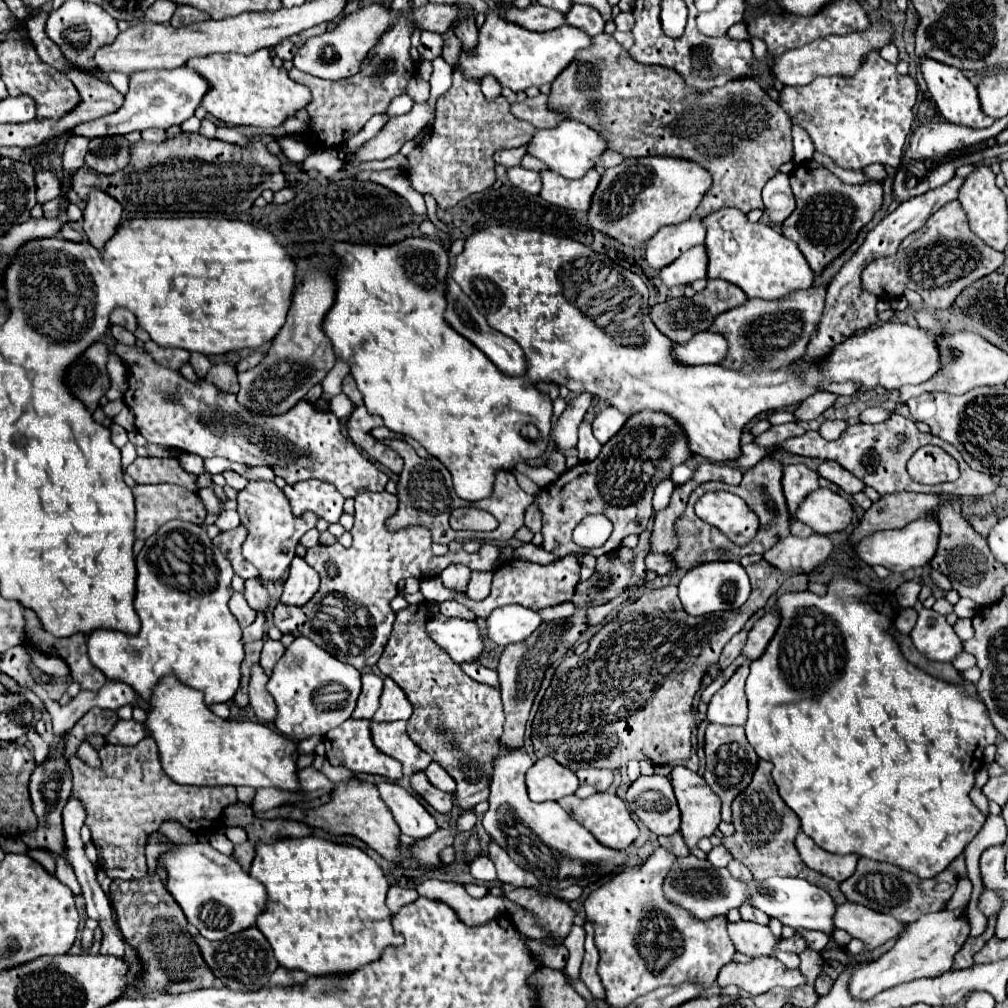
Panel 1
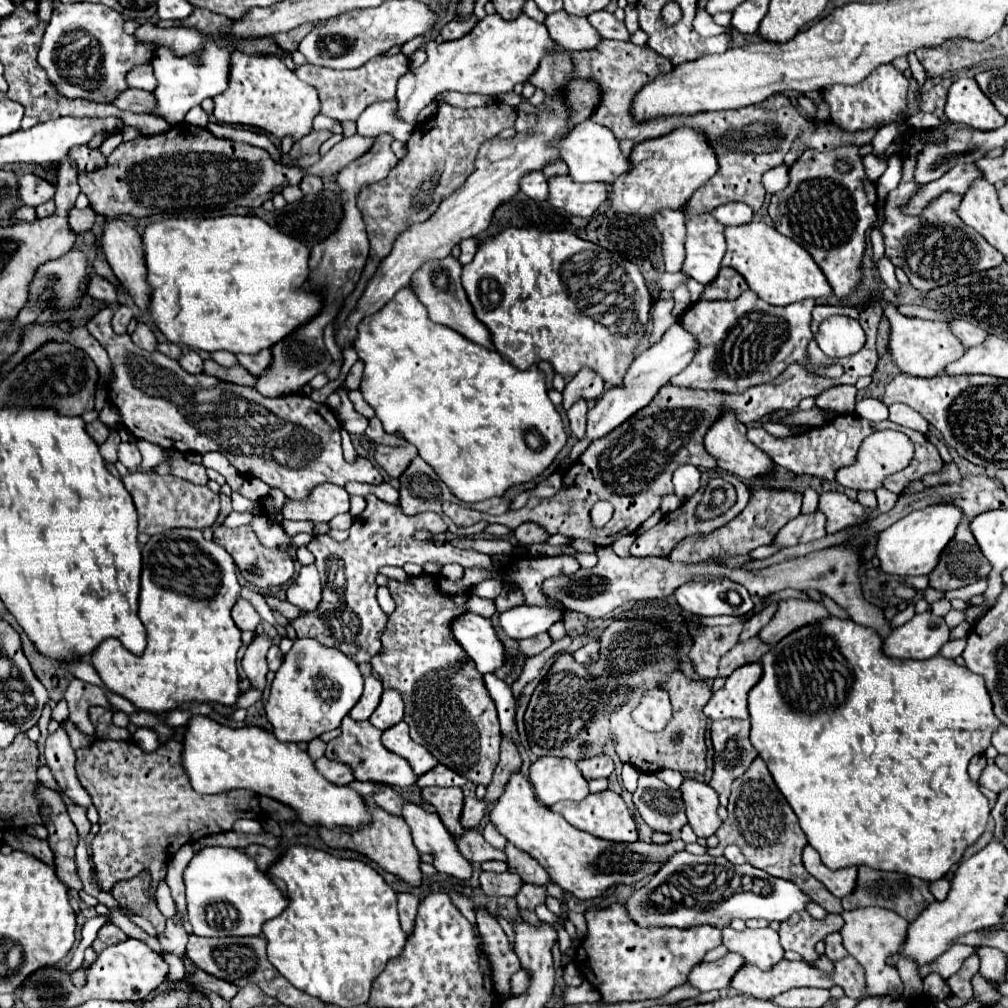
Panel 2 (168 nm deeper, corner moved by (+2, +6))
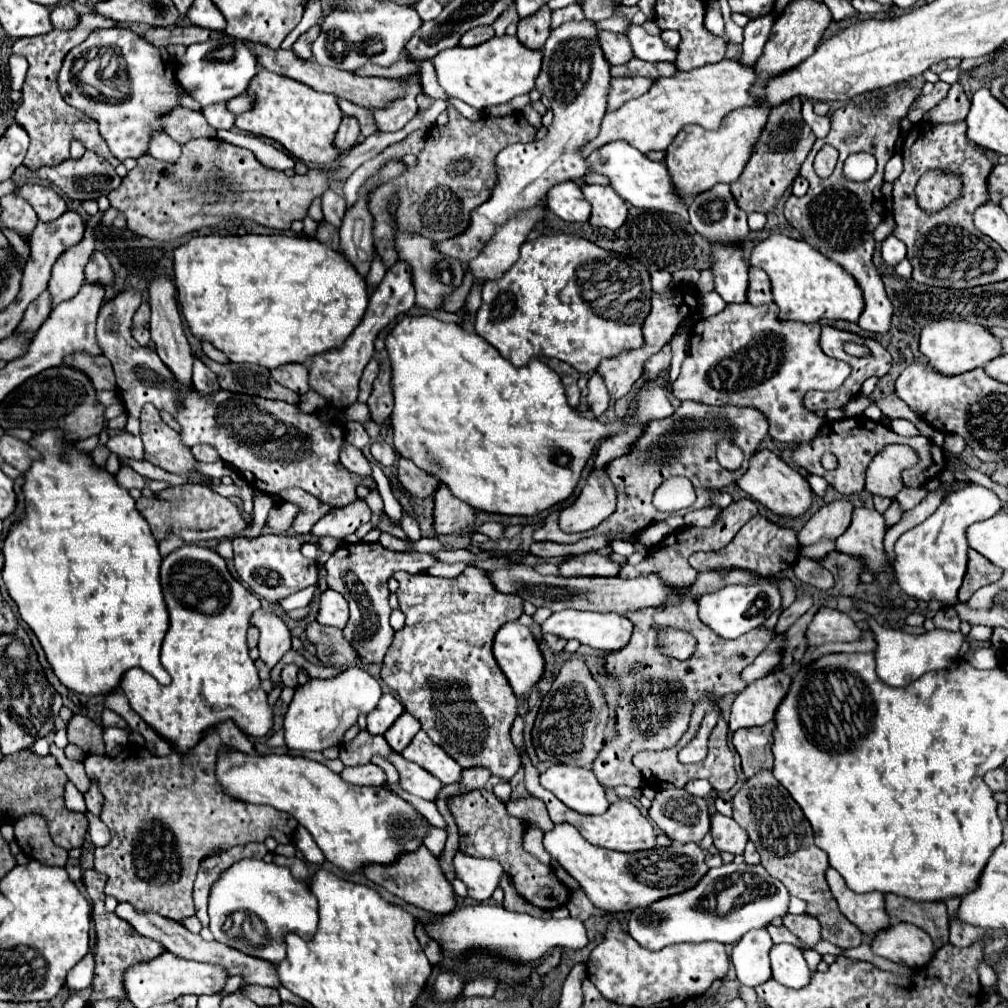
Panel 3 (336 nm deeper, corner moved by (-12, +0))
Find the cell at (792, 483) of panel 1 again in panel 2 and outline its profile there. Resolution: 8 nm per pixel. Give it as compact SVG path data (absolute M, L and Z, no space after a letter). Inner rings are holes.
M755 490L751 494L749 504L745 510L733 518L725 528L715 530L713 534L697 536L697 538L685 538L673 548L667 557L671 562L703 562L713 556L747 556L751 550L763 544L771 544L775 534L795 516L801 512L801 494L793 494L789 490Z

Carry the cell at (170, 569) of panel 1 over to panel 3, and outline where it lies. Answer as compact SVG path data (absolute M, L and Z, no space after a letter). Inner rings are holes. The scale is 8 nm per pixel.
M183 544L181 548L173 550L169 556L163 558L161 586L169 610L169 630L161 646L161 662L163 668L171 674L171 684L161 686L141 668L127 670L119 682L119 688L127 696L131 708L155 732L167 738L177 752L187 752L189 748L193 748L205 728L221 724L227 718L233 718L247 736L267 736L269 728L273 726L273 710L269 710L267 694L259 684L257 668L249 658L249 648L245 640L251 612L261 608L259 598L231 576L223 556L219 556L211 548L197 544Z

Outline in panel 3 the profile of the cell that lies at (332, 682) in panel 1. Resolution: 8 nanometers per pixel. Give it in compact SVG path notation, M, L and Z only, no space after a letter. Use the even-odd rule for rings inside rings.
M351 666L341 670L335 678L309 678L305 684L295 688L293 700L289 702L283 728L285 744L293 752L321 752L343 742L343 734L357 724L359 714L369 714L381 698L379 682L363 668Z

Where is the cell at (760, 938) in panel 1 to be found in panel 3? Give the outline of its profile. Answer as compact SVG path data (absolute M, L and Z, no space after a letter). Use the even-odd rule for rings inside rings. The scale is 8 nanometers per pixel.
M775 944L771 948L773 978L789 988L803 988L809 984L811 970L803 958L803 952L793 944Z

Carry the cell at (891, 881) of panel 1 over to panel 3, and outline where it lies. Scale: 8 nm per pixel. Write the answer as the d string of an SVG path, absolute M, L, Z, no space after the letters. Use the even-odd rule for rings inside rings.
M885 894L885 912L891 916L891 922L909 922L927 932L935 950L949 942L949 914L943 902L915 904L905 896Z

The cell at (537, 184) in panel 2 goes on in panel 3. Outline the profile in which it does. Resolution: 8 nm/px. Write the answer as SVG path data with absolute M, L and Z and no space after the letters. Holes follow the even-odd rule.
M563 182L551 188L545 196L547 208L567 222L587 222L591 204L583 198L581 188L575 182Z

